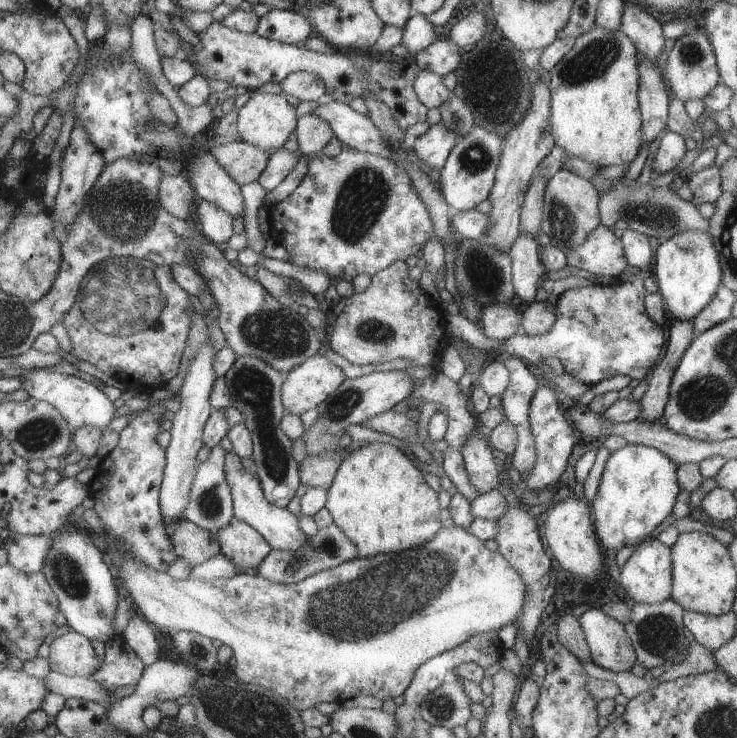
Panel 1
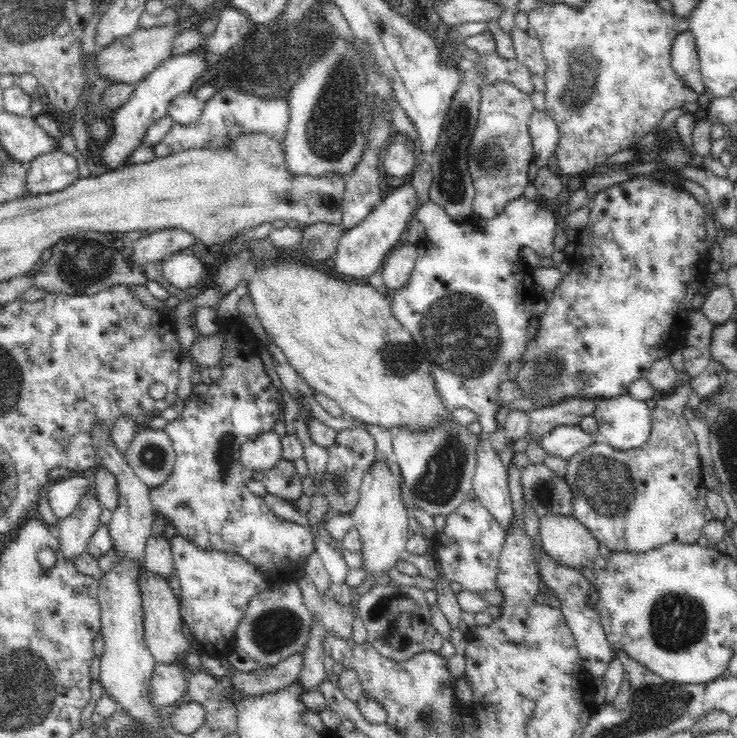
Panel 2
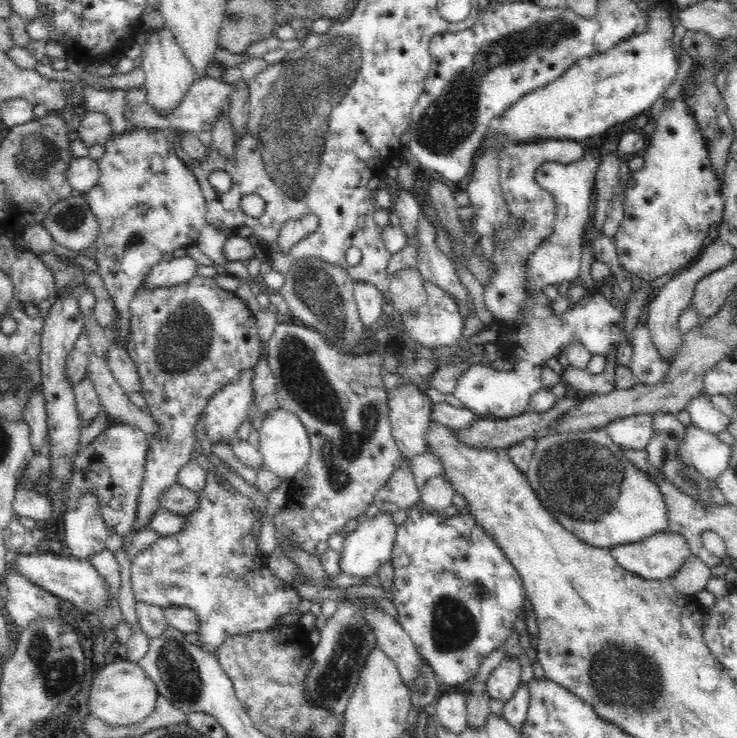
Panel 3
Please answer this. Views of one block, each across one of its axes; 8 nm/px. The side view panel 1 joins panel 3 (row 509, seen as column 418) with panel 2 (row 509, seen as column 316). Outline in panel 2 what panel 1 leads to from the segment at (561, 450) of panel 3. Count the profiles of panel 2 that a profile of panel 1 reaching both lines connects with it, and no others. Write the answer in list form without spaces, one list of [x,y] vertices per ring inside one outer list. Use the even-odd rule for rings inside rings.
[[[690,381],[682,383],[681,386],[675,387],[674,390],[672,390],[670,396],[666,396],[666,398],[657,401],[657,405],[651,410],[652,424],[650,436],[642,446],[622,450],[612,447],[606,440],[597,439],[594,444],[590,444],[589,447],[577,452],[570,460],[567,460],[568,466],[564,478],[568,482],[568,487],[570,487],[573,494],[572,515],[591,532],[591,535],[596,538],[600,544],[604,544],[604,546],[607,546],[611,551],[646,552],[672,541],[682,544],[694,544],[700,536],[703,536],[703,528],[706,522],[704,508],[707,506],[707,488],[703,482],[703,466],[701,465],[698,441],[695,432],[690,428],[688,421],[686,421],[684,417],[684,410],[687,408],[687,402],[693,393],[692,387],[690,386]]]

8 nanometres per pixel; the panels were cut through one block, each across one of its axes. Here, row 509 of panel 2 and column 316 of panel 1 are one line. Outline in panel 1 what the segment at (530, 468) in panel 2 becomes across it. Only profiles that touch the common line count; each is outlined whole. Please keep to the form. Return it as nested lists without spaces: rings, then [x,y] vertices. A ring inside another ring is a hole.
[[[332,523],[326,528],[319,528],[317,534],[308,537],[308,542],[296,552],[271,550],[256,568],[256,574],[276,584],[297,583],[324,569],[331,569],[354,560],[356,556],[358,556],[358,548],[354,542],[350,542],[350,538]]]

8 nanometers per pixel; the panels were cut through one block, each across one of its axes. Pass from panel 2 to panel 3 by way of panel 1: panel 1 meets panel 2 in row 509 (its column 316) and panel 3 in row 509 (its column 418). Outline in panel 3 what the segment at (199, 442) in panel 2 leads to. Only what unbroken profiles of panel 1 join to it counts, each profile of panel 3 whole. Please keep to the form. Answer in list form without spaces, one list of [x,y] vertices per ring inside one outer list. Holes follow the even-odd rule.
[[[207,473],[205,488],[198,492],[198,508],[182,514],[182,532],[159,537],[132,557],[130,574],[136,602],[190,608],[200,621],[196,629],[199,636],[197,645],[208,654],[215,654],[229,636],[273,628],[280,616],[297,612],[297,606],[302,600],[298,591],[270,572],[267,556],[258,550],[258,536],[252,535],[256,514],[257,508],[247,496],[232,488],[224,488],[216,473]]]

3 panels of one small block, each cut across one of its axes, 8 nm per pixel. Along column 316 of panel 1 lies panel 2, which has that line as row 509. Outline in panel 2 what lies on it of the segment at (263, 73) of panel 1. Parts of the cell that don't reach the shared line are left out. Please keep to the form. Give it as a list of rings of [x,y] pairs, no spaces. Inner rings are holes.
[[[77,473],[72,478],[50,481],[47,499],[58,520],[70,516],[76,510],[78,502],[82,500],[86,492],[91,490],[93,484],[94,480],[90,473]]]

